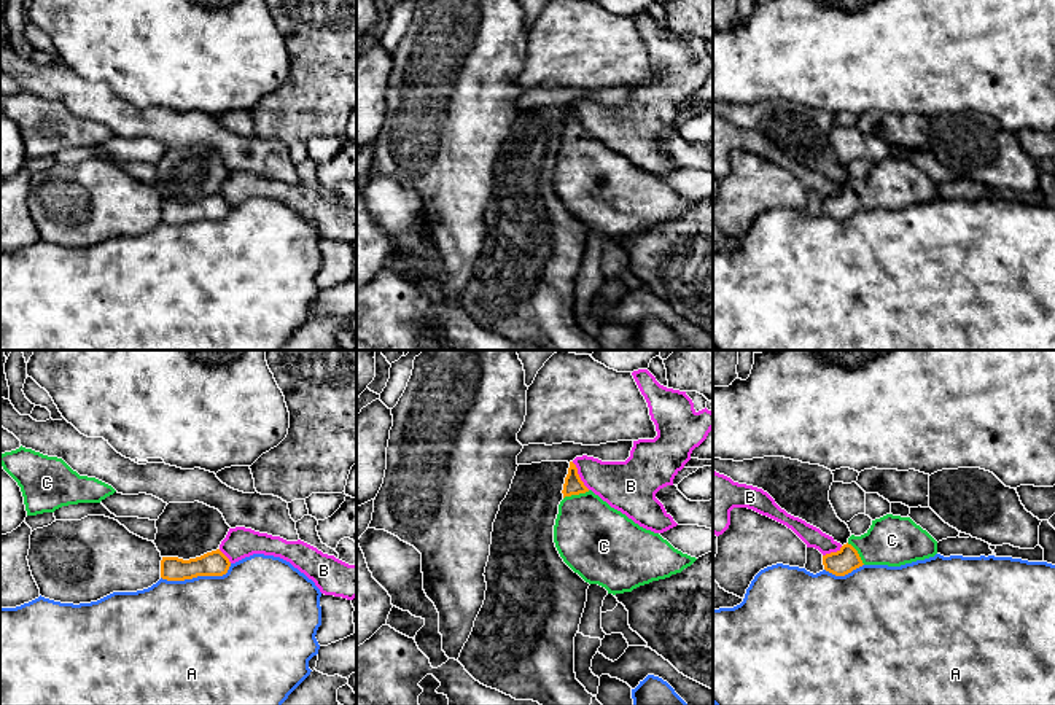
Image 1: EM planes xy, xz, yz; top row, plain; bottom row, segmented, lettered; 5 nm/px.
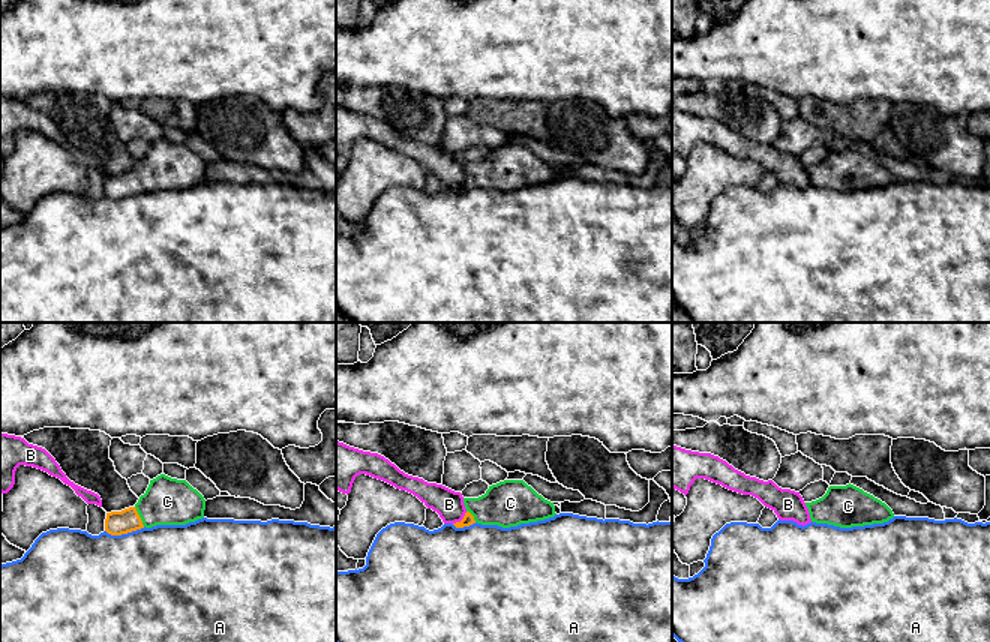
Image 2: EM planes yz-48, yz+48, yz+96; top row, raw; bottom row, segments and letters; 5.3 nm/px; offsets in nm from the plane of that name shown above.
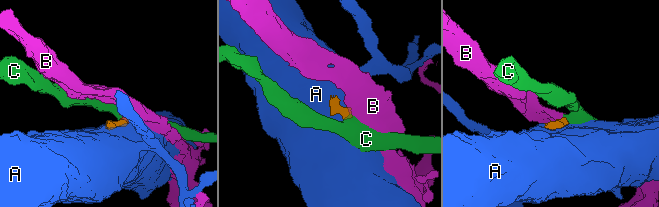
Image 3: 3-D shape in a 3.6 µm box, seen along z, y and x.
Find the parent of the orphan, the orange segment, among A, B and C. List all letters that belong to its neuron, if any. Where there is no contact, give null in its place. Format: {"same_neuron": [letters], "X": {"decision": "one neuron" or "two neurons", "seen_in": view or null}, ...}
{"same_neuron": ["C"], "A": {"decision": "two neurons", "seen_in": "xy"}, "B": {"decision": "two neurons", "seen_in": "xz"}, "C": {"decision": "one neuron", "seen_in": "xz"}}

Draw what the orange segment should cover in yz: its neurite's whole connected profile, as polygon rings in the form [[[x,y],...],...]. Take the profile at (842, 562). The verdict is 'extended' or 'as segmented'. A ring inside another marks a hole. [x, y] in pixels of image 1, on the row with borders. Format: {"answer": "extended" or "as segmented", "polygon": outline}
{"answer": "extended", "polygon": [[[886,514],[872,520],[870,528],[864,535],[851,535],[848,543],[837,552],[823,555],[823,565],[826,571],[835,576],[845,576],[862,565],[901,567],[934,557],[936,554],[937,541],[926,530],[917,525],[910,517]]]}

